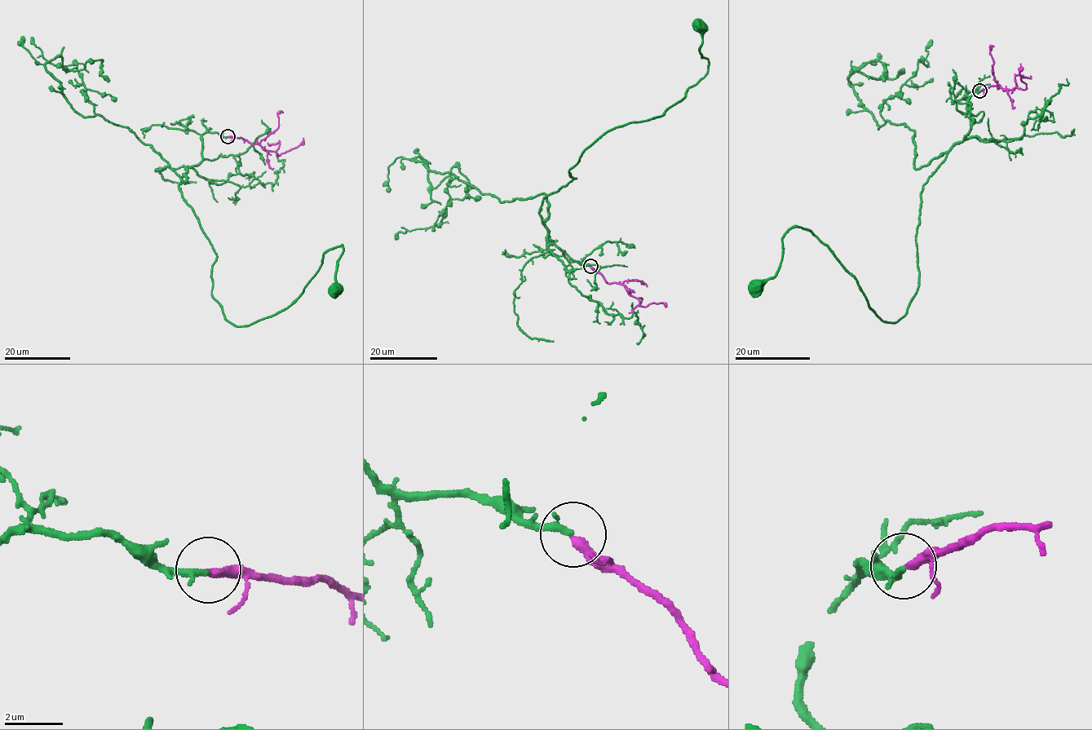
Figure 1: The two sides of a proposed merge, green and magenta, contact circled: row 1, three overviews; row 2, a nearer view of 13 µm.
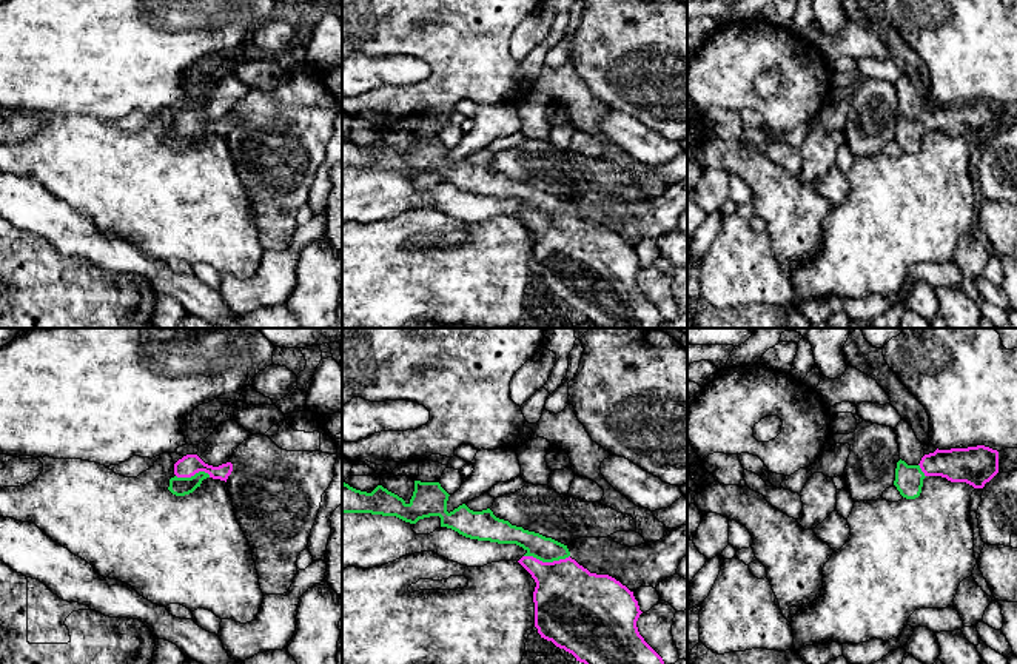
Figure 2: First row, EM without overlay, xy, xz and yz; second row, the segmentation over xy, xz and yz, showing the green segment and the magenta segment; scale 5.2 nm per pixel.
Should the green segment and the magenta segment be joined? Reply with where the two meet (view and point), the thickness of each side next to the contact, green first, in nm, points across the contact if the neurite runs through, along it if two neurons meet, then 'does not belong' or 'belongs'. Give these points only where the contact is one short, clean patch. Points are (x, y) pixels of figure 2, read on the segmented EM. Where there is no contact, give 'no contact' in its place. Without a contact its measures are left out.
meets green in xz at (547, 561); 130 nm thick on the green side, 380 nm on the other; runs through xz (544, 549), (547, 561), (570, 603); belongs

